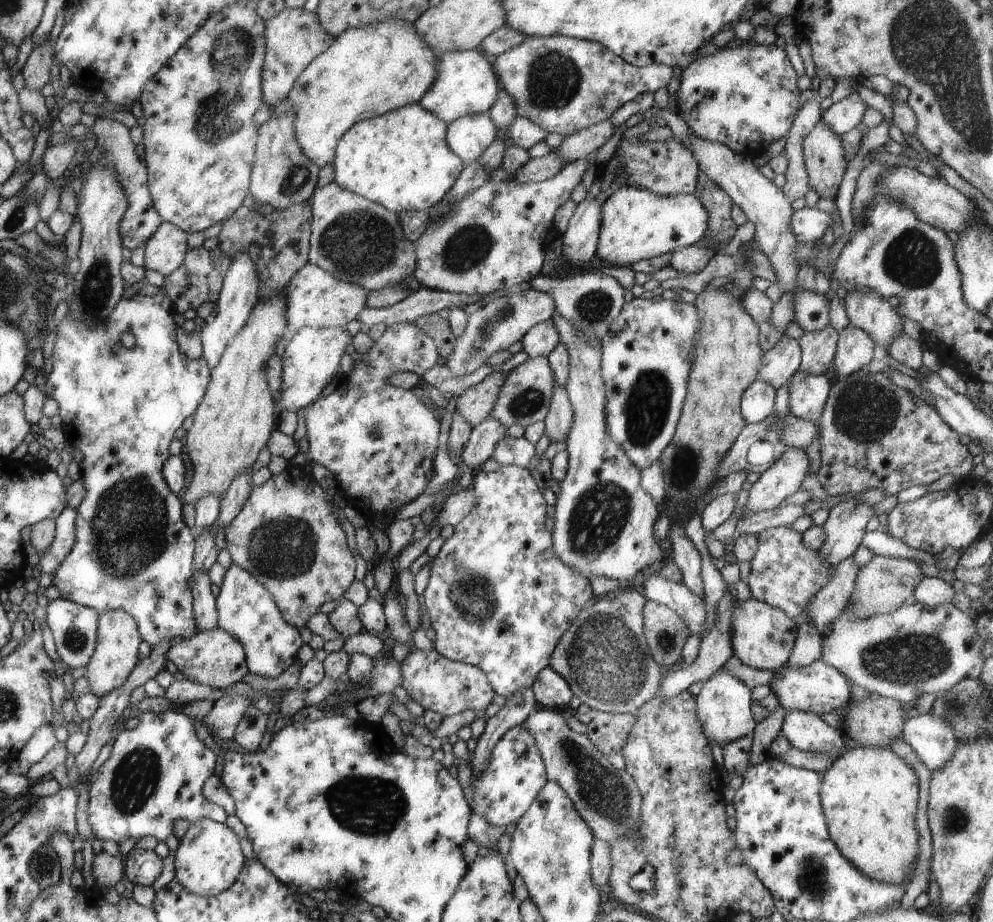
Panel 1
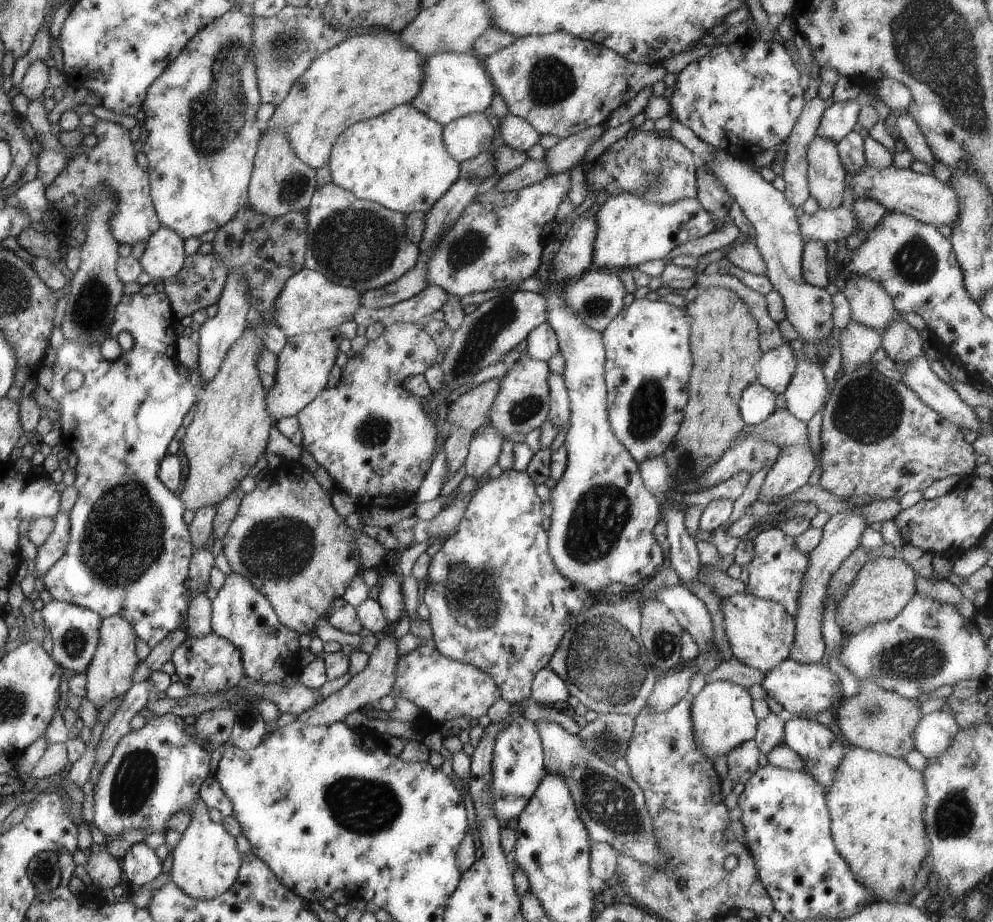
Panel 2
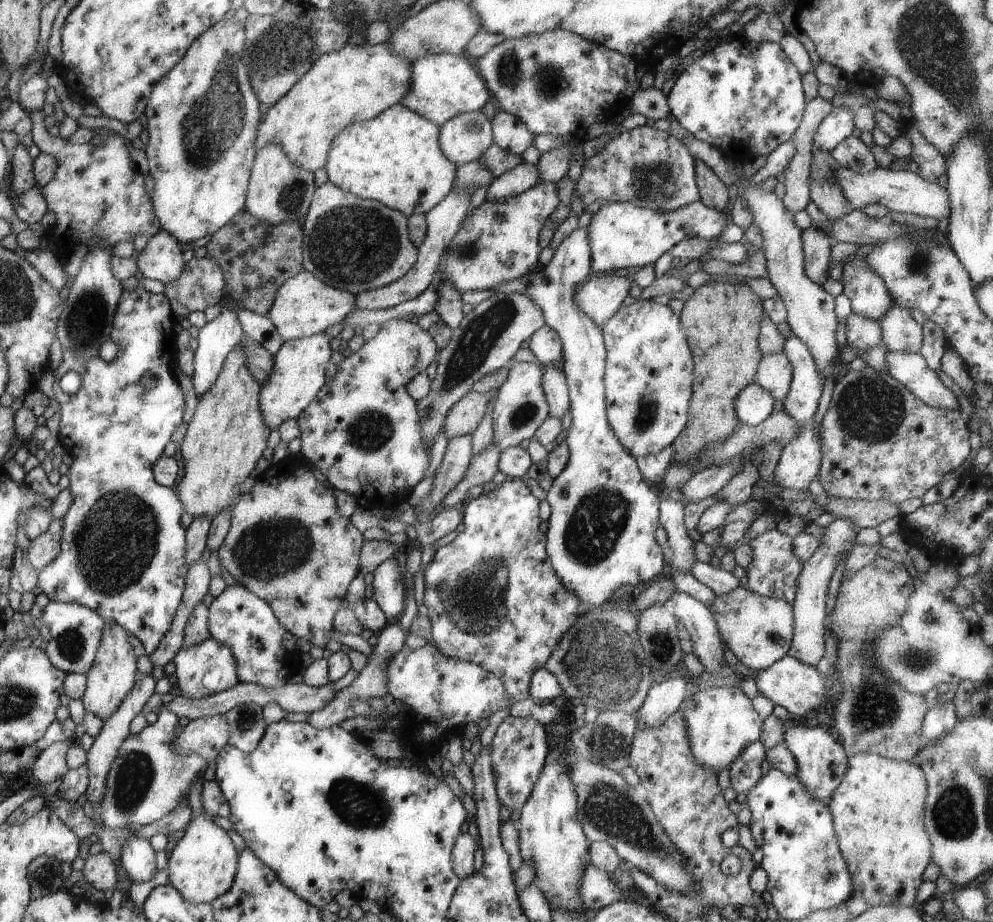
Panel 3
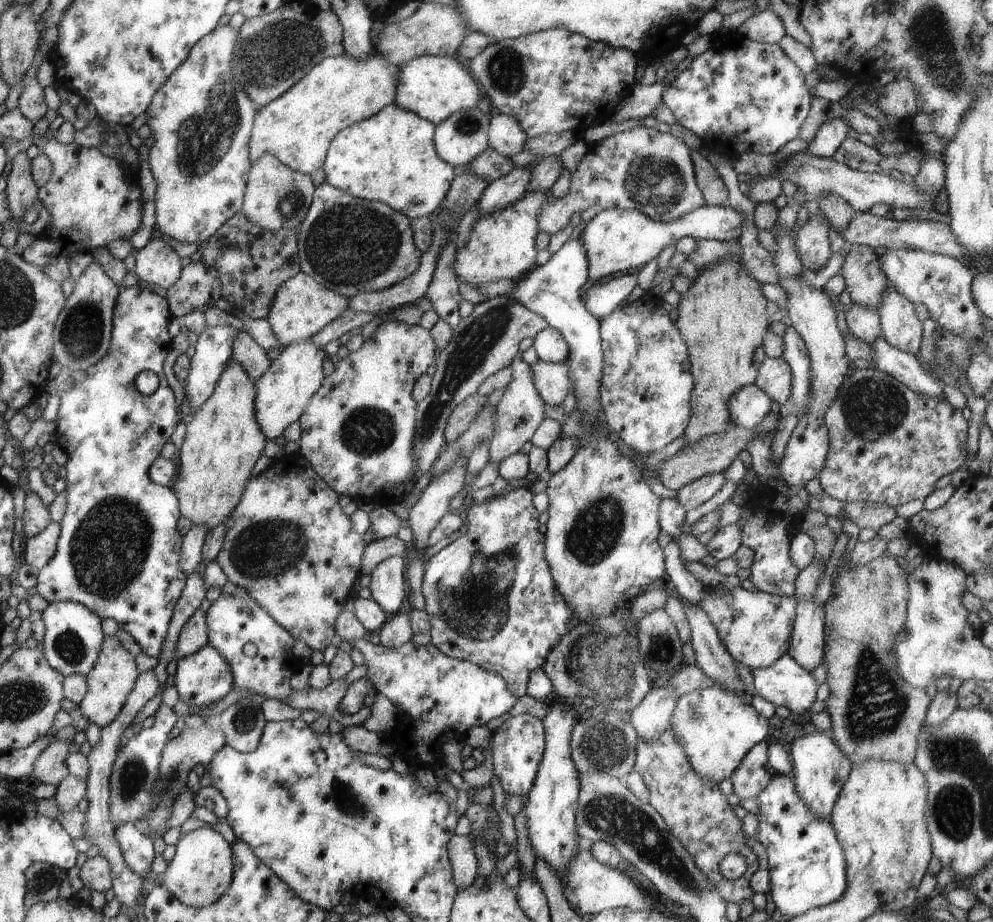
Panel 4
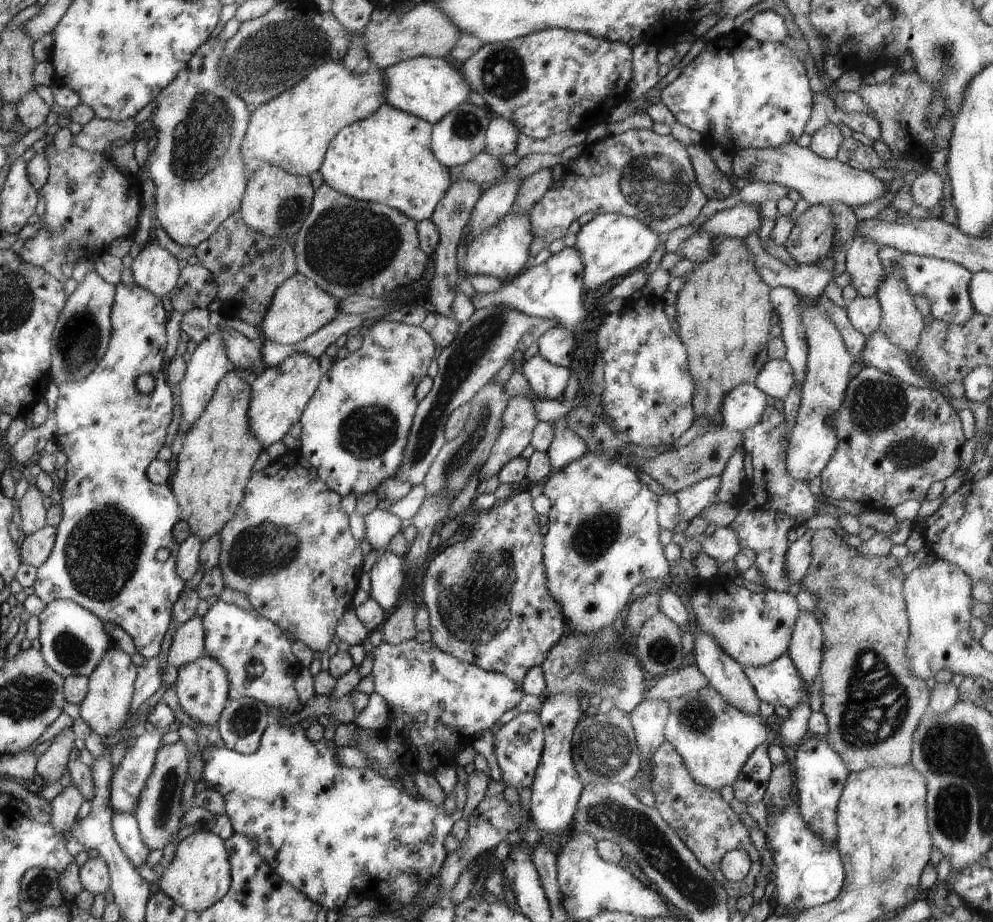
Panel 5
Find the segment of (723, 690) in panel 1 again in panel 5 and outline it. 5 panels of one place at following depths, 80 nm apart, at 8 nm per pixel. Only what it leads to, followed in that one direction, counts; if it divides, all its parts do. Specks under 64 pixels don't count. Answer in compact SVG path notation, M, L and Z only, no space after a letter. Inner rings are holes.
M706 686L698 692L689 691L684 696L670 701L670 716L668 716L665 726L665 740L668 740L676 748L678 754L682 756L684 765L692 774L692 778L710 790L721 791L724 786L732 786L734 780L738 778L742 766L748 760L748 756L760 744L766 743L767 734L765 718L758 714L747 714L733 708L710 686Z

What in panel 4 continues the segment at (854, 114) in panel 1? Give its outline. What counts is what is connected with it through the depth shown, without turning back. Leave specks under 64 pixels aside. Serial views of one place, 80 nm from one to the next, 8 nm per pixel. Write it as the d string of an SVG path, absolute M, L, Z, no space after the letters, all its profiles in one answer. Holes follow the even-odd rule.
M834 118L820 126L816 132L807 152L816 157L825 157L833 159L836 150L840 144L846 140L850 126L842 118Z

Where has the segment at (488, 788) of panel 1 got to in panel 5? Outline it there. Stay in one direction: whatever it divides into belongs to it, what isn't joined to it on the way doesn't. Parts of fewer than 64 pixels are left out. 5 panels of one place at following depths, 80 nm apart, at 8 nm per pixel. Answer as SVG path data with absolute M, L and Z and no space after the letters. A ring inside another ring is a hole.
M520 713L508 724L496 728L494 735L494 755L502 772L504 784L516 788L516 790L530 787L535 778L535 771L540 765L545 744L543 725L538 714Z

